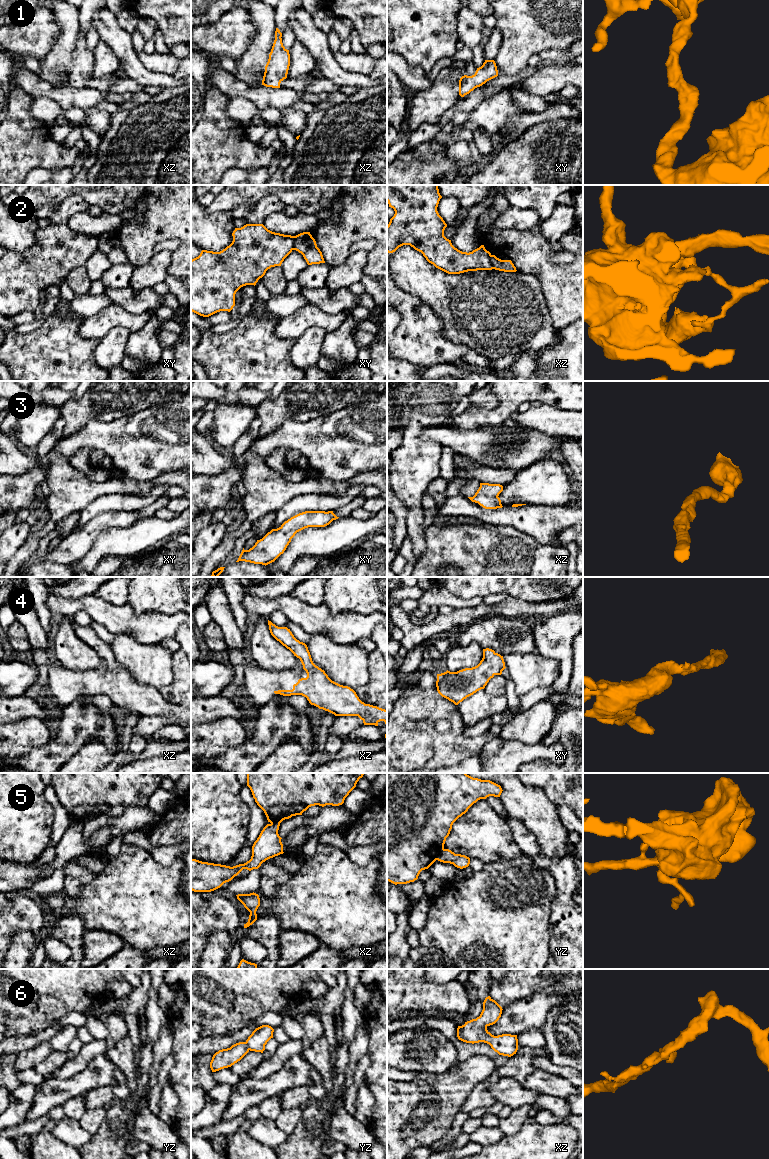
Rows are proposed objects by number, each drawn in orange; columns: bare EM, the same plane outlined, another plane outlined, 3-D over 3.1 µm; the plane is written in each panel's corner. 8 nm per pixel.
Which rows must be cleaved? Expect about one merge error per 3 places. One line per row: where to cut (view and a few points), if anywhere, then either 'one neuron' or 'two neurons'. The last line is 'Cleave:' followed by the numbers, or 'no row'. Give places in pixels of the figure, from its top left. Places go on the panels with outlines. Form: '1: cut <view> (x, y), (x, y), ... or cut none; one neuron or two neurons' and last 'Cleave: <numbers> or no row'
1: cut none; one neuron
2: cut xy (293, 236), (294, 249); two neurons
3: cut none; one neuron
4: cut none; one neuron
5: cut yz (443, 848), (436, 859); two neurons
6: cut none; one neuron
Cleave: 2, 5

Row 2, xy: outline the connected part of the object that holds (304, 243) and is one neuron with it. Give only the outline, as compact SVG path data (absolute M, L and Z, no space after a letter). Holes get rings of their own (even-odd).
M310 232L294 236L294 250L303 255L308 265L325 263L322 252Z

